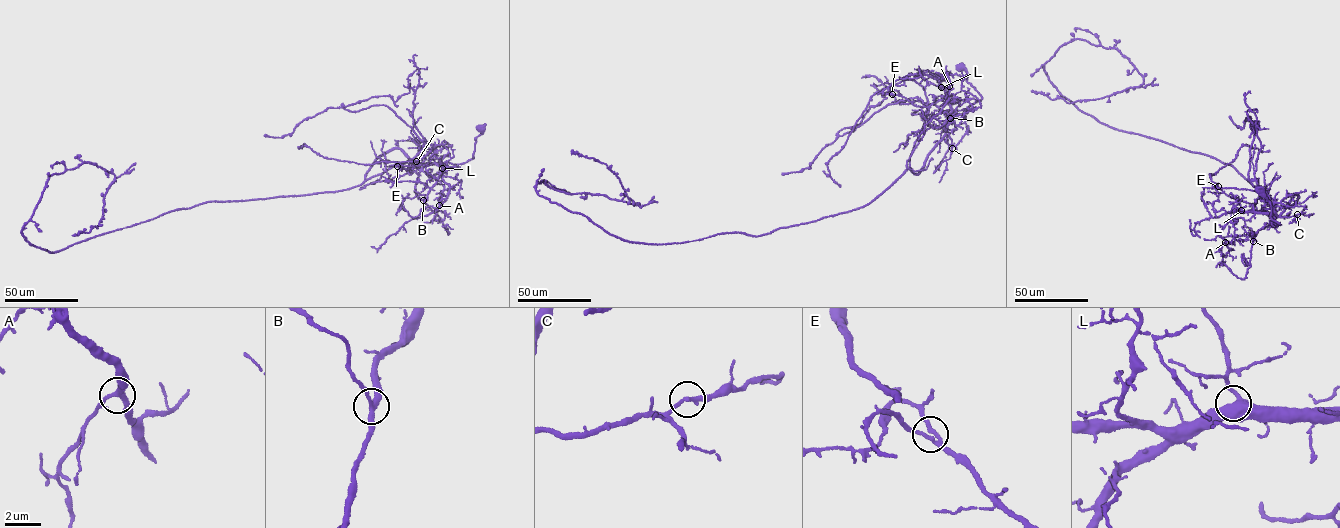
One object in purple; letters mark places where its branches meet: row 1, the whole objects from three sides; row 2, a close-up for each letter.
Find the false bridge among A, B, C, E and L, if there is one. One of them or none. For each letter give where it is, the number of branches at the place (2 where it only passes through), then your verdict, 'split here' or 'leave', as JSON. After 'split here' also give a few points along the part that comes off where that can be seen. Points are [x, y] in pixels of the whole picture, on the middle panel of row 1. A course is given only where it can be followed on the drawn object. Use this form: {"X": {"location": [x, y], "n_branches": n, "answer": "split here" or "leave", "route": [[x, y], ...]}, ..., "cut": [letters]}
{"A": {"location": [949, 86], "n_branches": 3, "answer": "leave"}, "B": {"location": [950, 118], "n_branches": 3, "answer": "leave"}, "C": {"location": [952, 148], "n_branches": 2, "answer": "leave"}, "E": {"location": [892, 94], "n_branches": 3, "answer": "leave"}, "L": {"location": [941, 87], "n_branches": 2, "answer": "leave"}, "cut": []}

